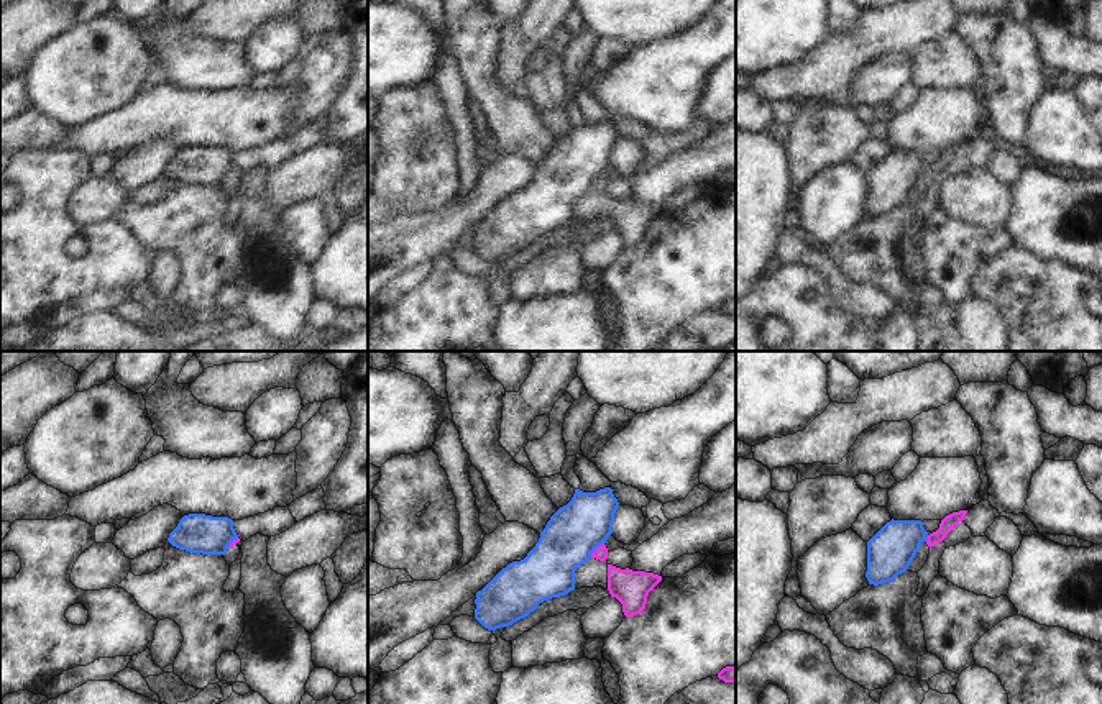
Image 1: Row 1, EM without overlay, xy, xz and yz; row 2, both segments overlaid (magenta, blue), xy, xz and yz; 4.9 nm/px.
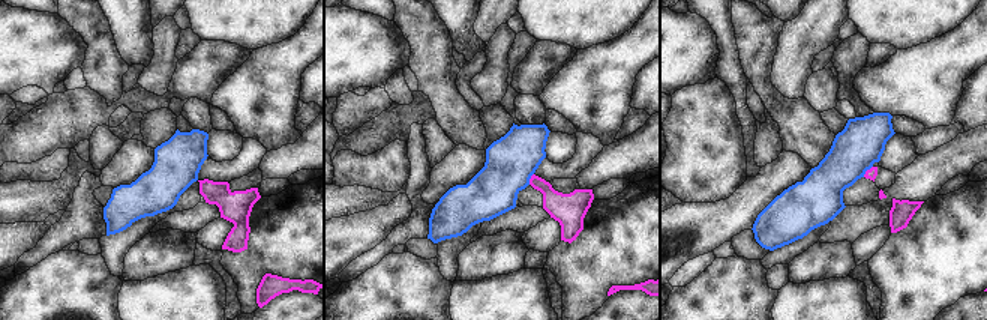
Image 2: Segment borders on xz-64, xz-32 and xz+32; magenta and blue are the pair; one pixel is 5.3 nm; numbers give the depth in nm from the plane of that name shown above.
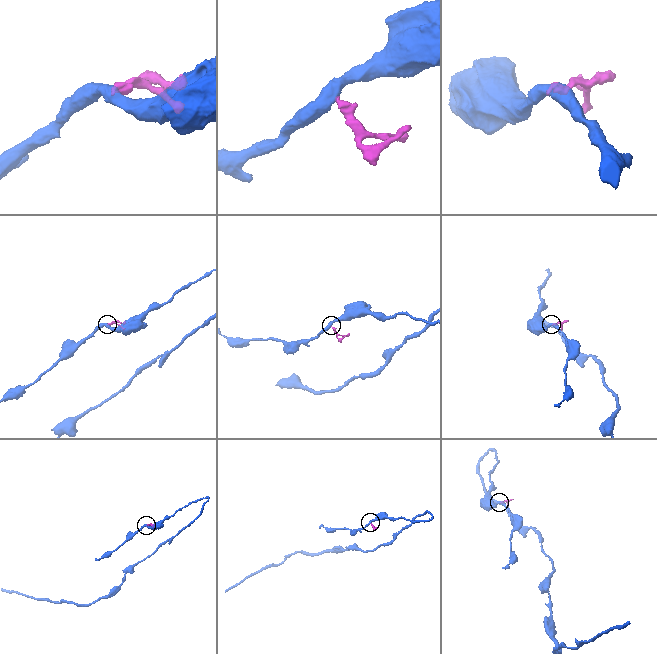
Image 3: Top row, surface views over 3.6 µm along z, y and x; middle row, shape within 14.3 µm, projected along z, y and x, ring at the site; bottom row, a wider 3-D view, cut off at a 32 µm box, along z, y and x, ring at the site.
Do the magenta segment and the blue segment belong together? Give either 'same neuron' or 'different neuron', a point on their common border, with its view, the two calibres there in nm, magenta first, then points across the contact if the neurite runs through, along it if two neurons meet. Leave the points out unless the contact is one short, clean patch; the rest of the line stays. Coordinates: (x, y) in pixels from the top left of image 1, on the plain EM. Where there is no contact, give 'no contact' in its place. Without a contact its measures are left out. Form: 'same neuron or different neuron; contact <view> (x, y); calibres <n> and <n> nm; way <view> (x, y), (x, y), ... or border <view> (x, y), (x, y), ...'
different neuron; contact xz (595, 182); calibres 70 and 280 nm; border xz (603, 174), (590, 189)

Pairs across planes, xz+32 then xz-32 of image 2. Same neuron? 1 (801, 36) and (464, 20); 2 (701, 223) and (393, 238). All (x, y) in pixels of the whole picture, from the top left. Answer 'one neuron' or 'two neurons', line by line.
1: two neurons
2: two neurons

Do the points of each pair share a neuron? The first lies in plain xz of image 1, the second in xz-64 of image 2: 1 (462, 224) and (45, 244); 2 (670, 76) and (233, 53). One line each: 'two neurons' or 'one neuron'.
1: two neurons
2: two neurons

